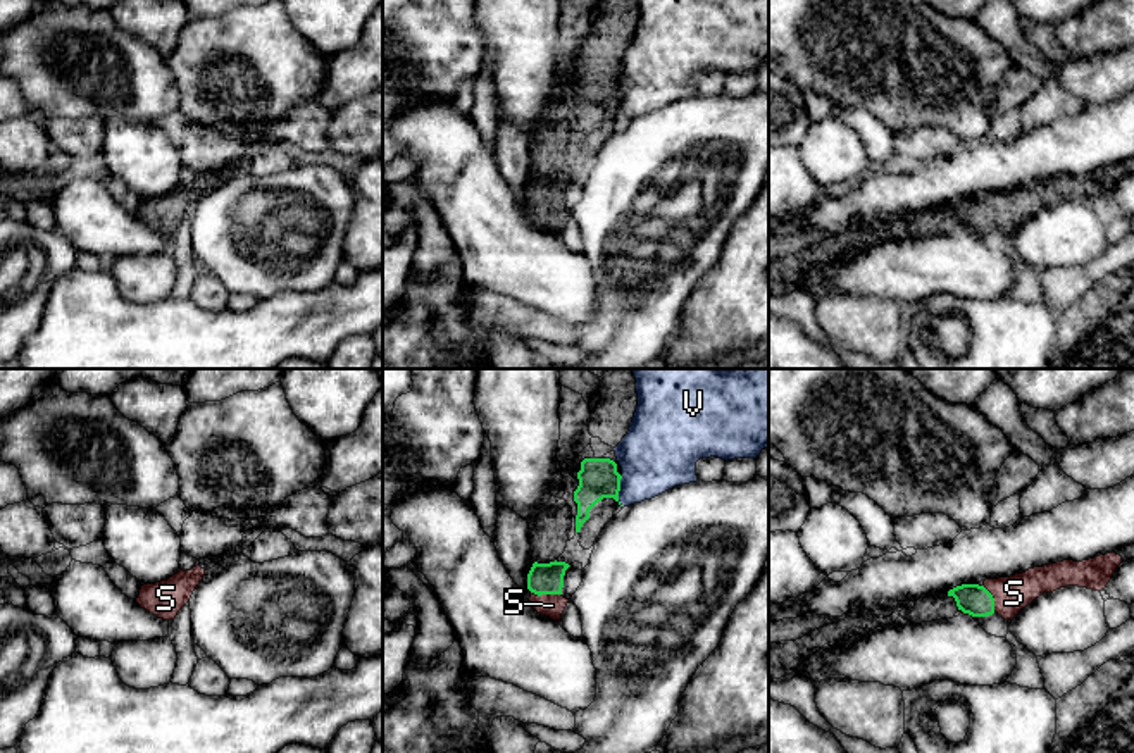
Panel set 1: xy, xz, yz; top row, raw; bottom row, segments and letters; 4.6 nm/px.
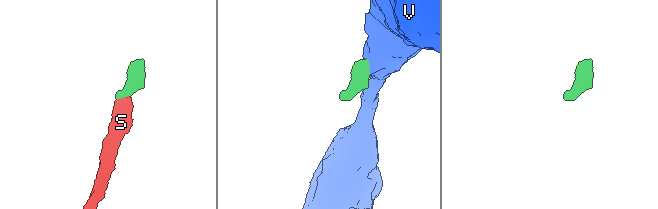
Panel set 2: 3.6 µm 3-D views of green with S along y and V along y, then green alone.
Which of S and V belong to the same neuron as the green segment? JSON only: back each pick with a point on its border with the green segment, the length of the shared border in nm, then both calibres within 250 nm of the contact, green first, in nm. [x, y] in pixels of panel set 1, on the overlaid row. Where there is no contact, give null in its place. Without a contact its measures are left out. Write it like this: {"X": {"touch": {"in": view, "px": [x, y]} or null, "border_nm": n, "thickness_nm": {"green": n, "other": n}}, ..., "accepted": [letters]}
{"S": {"touch": {"in": "xz", "px": [547, 593]}, "border_nm": 140, "thickness_nm": {"green": 140, "other": 110}}, "accepted": ["S"]}

